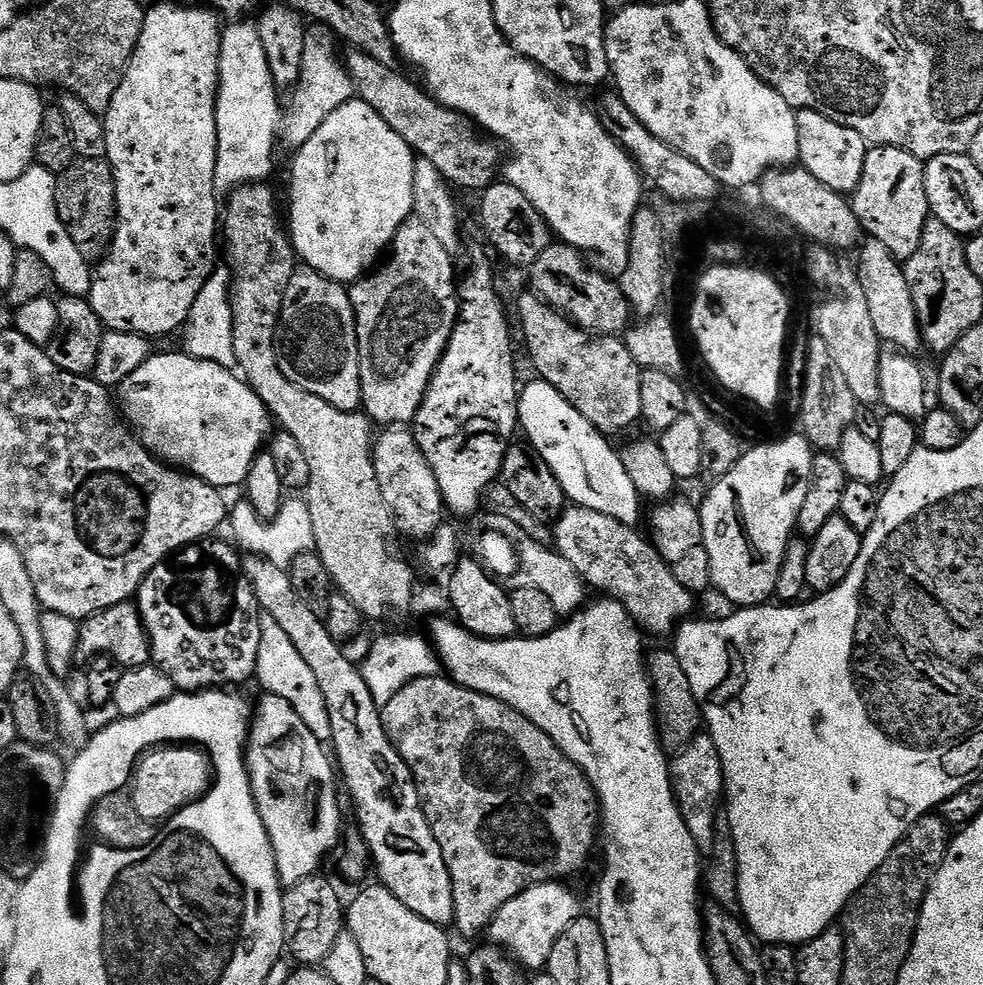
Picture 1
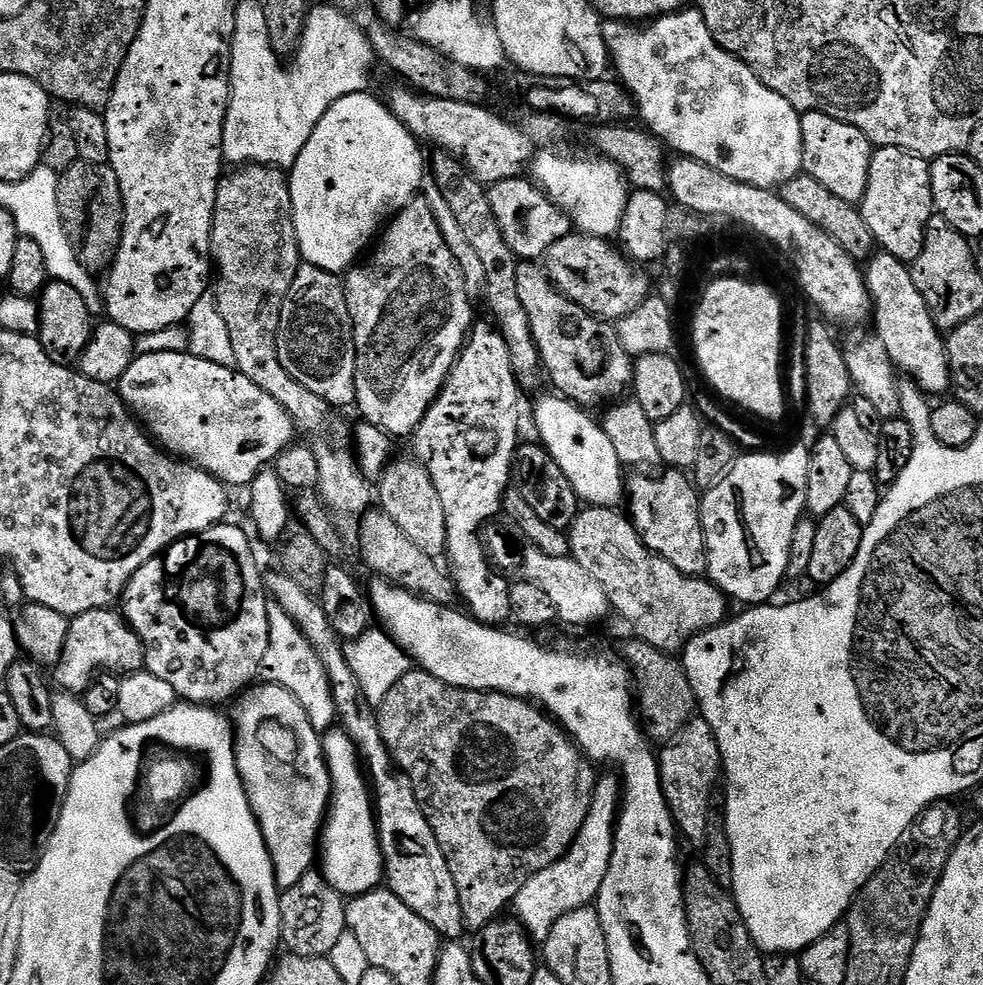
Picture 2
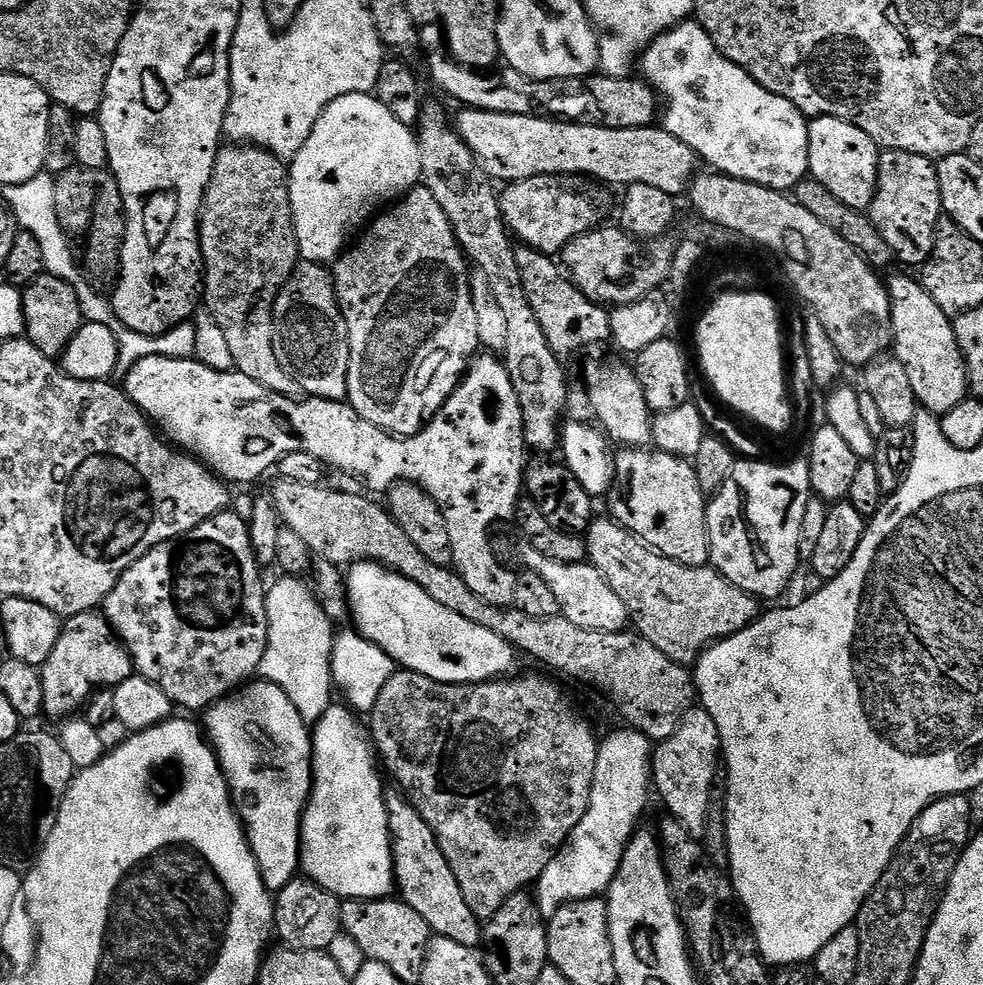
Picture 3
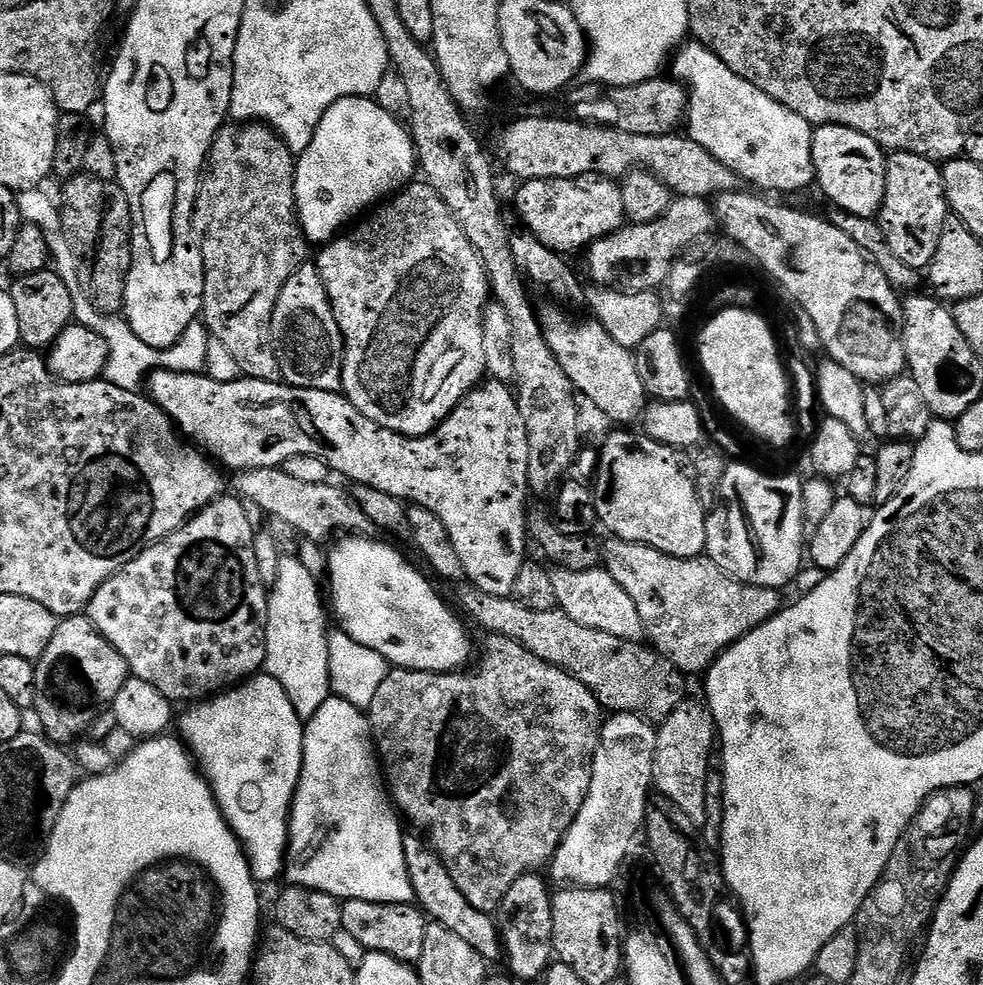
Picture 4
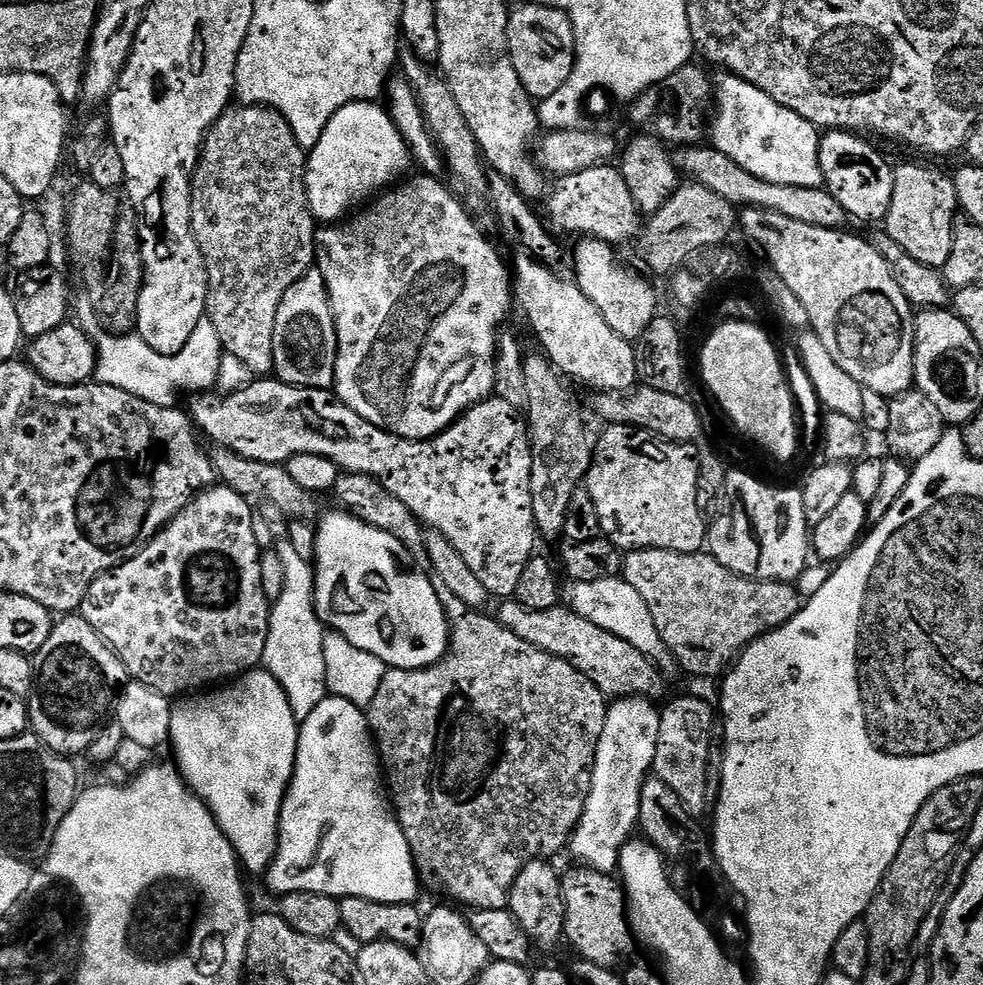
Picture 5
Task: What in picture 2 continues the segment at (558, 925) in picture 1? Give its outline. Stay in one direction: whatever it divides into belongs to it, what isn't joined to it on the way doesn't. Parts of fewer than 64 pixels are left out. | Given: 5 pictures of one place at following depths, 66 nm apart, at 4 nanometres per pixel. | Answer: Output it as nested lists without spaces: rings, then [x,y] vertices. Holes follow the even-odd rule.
[[[604,775],[597,779],[590,802],[590,814],[572,843],[572,849],[561,860],[554,862],[554,866],[534,874],[534,878],[530,878],[530,882],[518,890],[514,901],[514,916],[533,941],[543,942],[560,918],[579,908],[589,907],[602,890],[602,878],[606,878],[606,870],[610,870],[616,817],[622,803],[621,789],[613,777],[612,780]]]

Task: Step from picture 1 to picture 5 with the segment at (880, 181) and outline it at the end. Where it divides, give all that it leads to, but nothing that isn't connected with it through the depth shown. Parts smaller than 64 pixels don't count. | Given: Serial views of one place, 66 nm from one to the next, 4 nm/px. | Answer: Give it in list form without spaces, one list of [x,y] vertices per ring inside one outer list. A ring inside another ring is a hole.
[[[924,164],[895,165],[894,198],[882,224],[889,238],[898,242],[898,246],[902,246],[910,258],[918,258],[918,262],[931,268],[943,269],[950,258],[957,215],[956,187],[949,173],[927,168]]]

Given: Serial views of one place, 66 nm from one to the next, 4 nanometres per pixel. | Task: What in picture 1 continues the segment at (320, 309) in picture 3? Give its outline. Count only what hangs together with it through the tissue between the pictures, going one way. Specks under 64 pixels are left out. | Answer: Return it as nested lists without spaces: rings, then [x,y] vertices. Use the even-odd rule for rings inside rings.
[[[307,266],[297,267],[284,291],[280,321],[276,327],[276,357],[282,374],[294,386],[302,386],[310,394],[318,394],[322,402],[338,406],[338,410],[355,412],[361,407],[360,355],[356,337],[356,315],[348,297],[348,288],[326,278]]]

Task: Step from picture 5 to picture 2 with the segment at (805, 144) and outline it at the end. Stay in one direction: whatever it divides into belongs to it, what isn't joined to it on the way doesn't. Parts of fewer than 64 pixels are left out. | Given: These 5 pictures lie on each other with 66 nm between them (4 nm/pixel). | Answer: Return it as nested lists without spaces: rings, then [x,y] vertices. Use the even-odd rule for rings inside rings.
[[[688,6],[681,11],[671,12],[668,16],[657,16],[655,20],[641,24],[627,20],[605,19],[603,25],[604,41],[608,47],[611,63],[614,65],[614,72],[617,72],[615,75],[618,77],[619,83],[623,84],[626,91],[631,95],[639,119],[644,119],[643,127],[651,132],[661,144],[667,146],[671,151],[673,148],[676,154],[681,157],[702,162],[706,166],[726,174],[726,178],[734,178],[738,182],[749,184],[755,188],[776,190],[804,172],[801,113],[797,112],[794,106],[790,106],[790,102],[786,102],[786,98],[782,98],[782,94],[774,94],[774,90],[765,86],[752,73],[750,66],[746,66],[737,56],[731,56],[726,50],[722,50],[722,46],[718,46],[718,42],[714,42],[710,30],[706,30],[706,18],[702,18],[702,14],[696,7]]]

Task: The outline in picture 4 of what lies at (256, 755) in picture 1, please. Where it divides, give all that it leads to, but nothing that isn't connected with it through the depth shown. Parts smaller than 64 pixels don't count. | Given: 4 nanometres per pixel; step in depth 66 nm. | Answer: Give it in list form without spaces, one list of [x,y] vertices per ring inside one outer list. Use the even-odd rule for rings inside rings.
[[[257,674],[223,692],[216,693],[215,696],[209,696],[185,708],[188,709],[181,716],[179,713],[178,716],[178,728],[180,724],[181,732],[179,732],[179,735],[190,749],[193,757],[198,761],[199,767],[202,769],[208,783],[211,784],[220,813],[223,814],[226,823],[232,827],[232,833],[239,840],[240,847],[244,849],[244,854],[248,858],[252,877],[256,880],[257,885],[260,886],[265,886],[264,884],[270,883],[271,880],[281,879],[284,871],[284,862],[288,854],[288,818],[292,814],[292,799],[296,796],[298,782],[302,774],[302,766],[304,765],[304,724],[298,718],[290,698],[286,698],[286,690],[282,690],[282,686],[278,686],[278,682],[274,677],[267,674]]]

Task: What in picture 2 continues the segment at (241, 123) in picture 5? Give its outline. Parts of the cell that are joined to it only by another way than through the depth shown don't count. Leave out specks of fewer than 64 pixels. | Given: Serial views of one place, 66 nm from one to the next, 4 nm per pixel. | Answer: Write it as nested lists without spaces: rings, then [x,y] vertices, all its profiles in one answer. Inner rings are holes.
[[[246,164],[230,172],[221,179],[216,191],[212,262],[214,295],[234,346],[235,371],[250,378],[254,386],[262,386],[290,414],[297,433],[316,436],[310,440],[310,447],[318,462],[316,488],[324,507],[344,516],[367,513],[374,504],[374,488],[360,469],[355,451],[340,436],[324,436],[332,428],[332,405],[294,382],[282,370],[282,362],[278,362],[276,335],[282,302],[302,263],[292,217],[289,177],[267,164]]]

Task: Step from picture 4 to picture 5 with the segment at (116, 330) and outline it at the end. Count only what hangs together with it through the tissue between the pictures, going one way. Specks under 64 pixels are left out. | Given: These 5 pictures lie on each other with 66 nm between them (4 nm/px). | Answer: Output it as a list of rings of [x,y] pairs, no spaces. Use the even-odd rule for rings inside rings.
[[[84,306],[78,317],[81,328],[96,347],[95,383],[114,386],[118,390],[126,390],[146,402],[154,402],[163,408],[173,407],[176,392],[192,392],[200,394],[205,390],[217,387],[219,366],[225,356],[222,342],[218,338],[218,330],[214,330],[214,322],[202,319],[194,326],[194,334],[190,334],[190,342],[182,346],[182,350],[173,356],[158,354],[158,350],[150,350],[139,334],[115,336],[107,332],[101,317],[91,312],[91,307]]]

